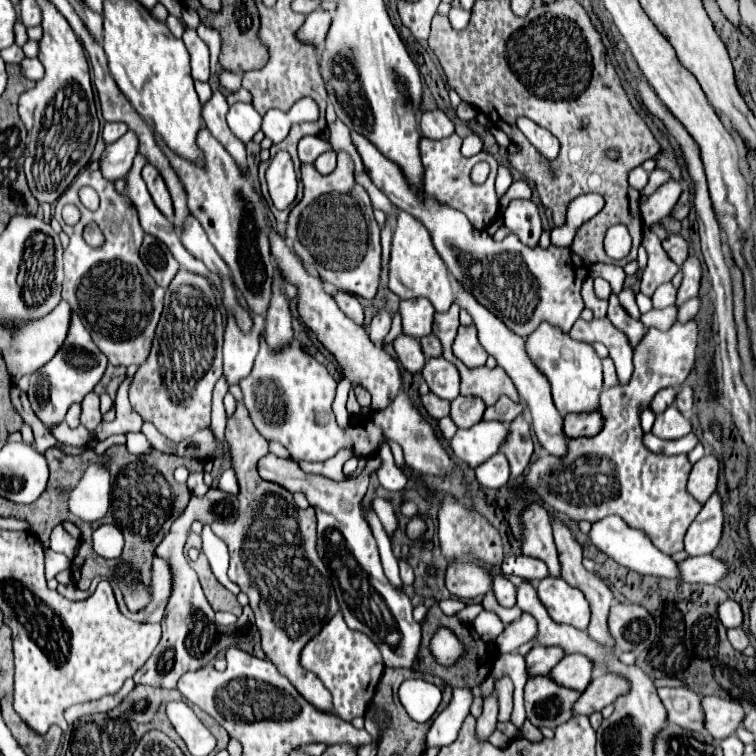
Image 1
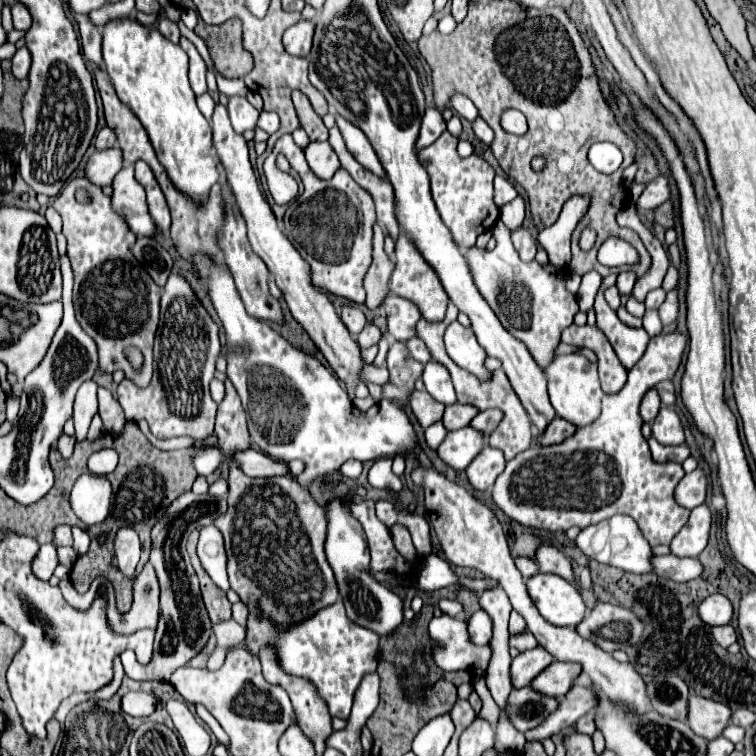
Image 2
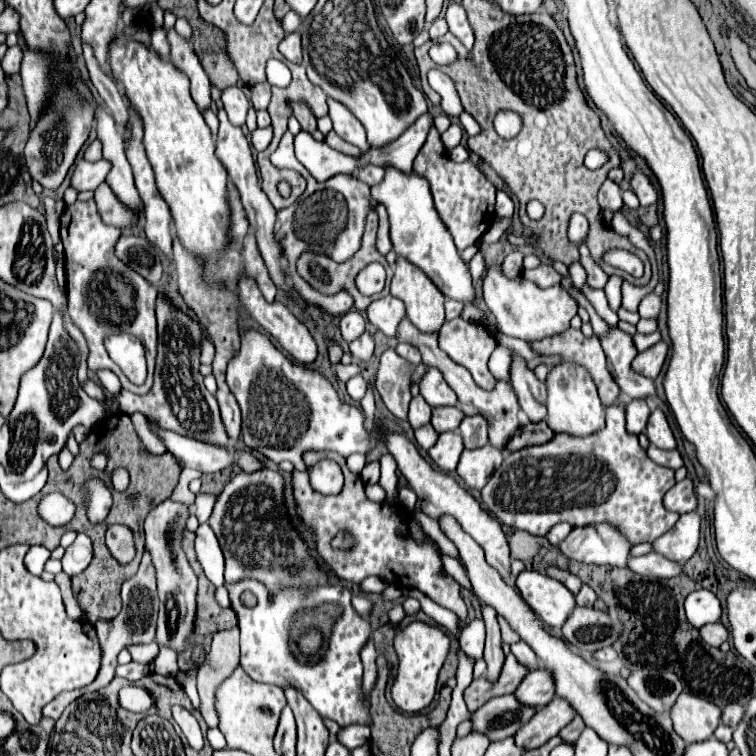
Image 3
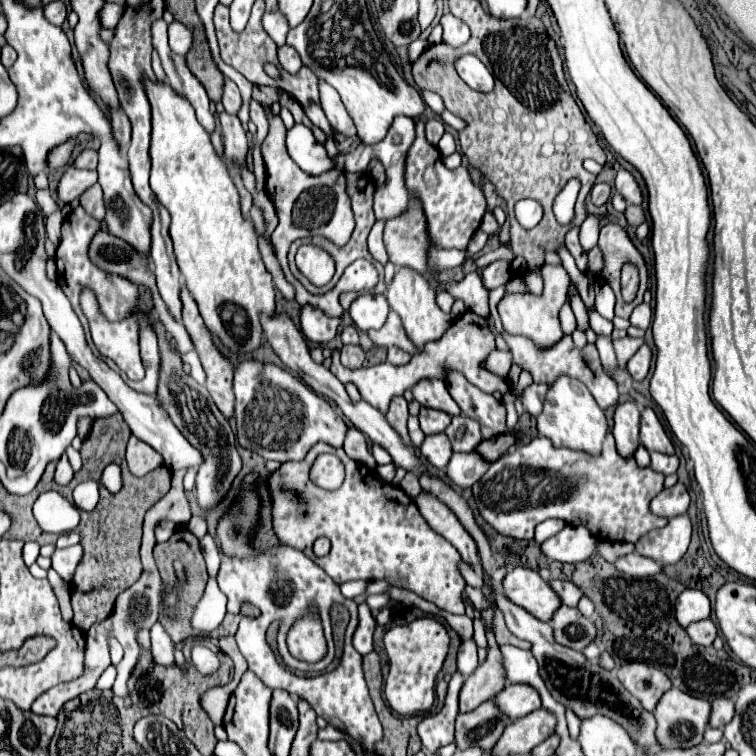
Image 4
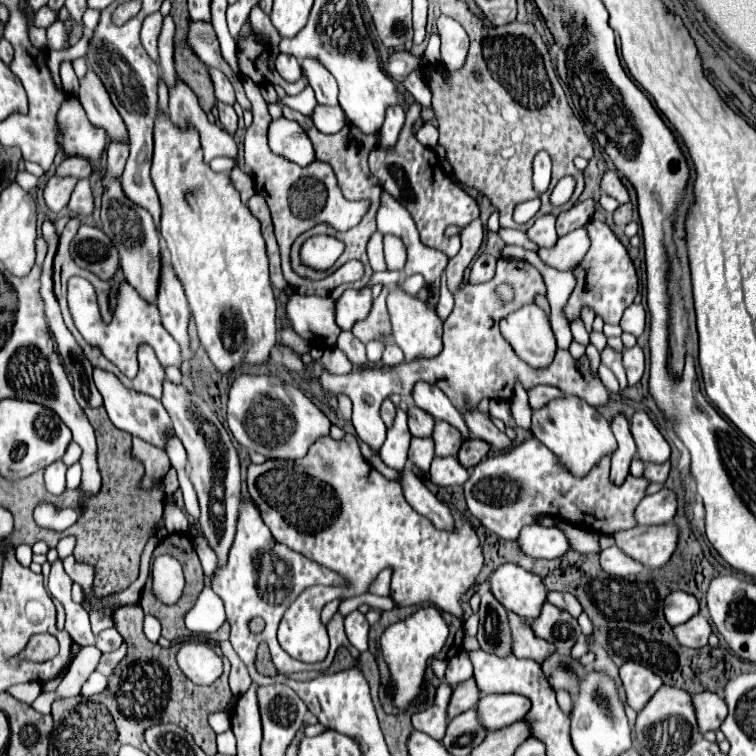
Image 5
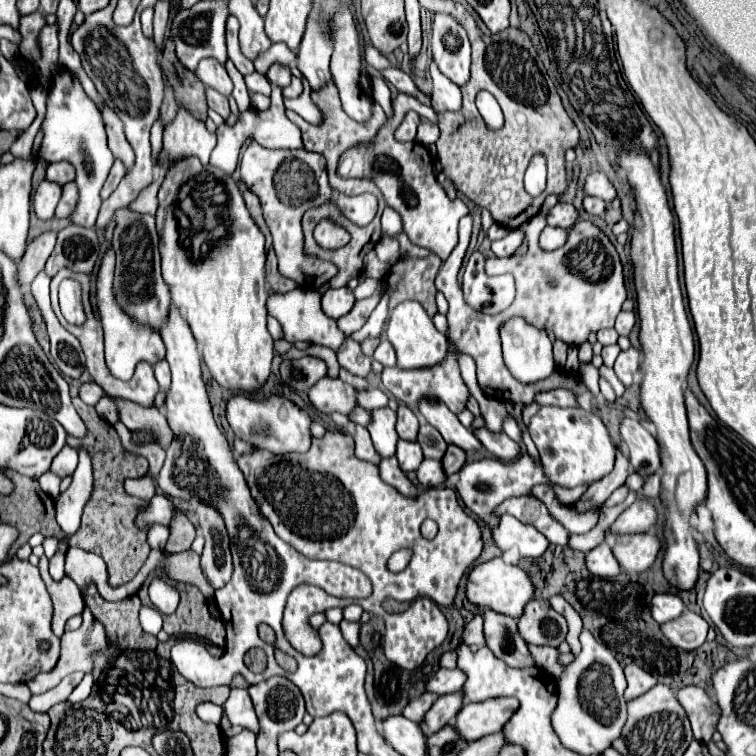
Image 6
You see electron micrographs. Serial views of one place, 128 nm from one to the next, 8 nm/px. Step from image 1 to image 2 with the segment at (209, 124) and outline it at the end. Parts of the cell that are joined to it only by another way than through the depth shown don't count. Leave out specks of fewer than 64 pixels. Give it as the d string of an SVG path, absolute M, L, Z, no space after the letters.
M220 102L214 108L212 114L212 132L214 132L214 148L216 154L220 158L220 164L226 170L226 178L228 184L236 196L236 202L240 206L240 212L248 224L248 238L250 244L254 248L254 252L266 262L272 278L276 280L278 288L282 288L286 304L294 316L294 320L308 332L308 336L312 338L312 342L316 344L316 348L324 354L324 358L328 360L328 364L332 366L332 370L336 372L336 376L344 382L348 398L354 400L354 392L358 384L366 384L370 390L370 396L374 398L374 402L382 400L382 386L374 384L374 382L366 382L360 378L362 368L366 366L364 358L362 358L362 350L360 344L356 342L356 338L350 334L350 330L344 326L342 318L336 314L330 298L326 296L326 292L318 290L312 284L312 274L310 274L310 266L304 262L304 258L296 252L296 248L288 242L288 238L278 230L278 222L274 212L270 210L268 202L264 200L256 174L252 170L252 164L248 160L248 144L244 140L244 136L236 136L236 132L230 126L228 120L228 110L226 106L222 106Z

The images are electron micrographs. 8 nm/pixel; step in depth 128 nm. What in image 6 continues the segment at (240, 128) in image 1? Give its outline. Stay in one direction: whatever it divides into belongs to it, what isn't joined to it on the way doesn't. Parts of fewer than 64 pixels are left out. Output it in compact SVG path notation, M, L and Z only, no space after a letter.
M202 60L196 68L196 76L216 92L224 94L226 98L232 96L232 80L222 64L216 64L216 60Z

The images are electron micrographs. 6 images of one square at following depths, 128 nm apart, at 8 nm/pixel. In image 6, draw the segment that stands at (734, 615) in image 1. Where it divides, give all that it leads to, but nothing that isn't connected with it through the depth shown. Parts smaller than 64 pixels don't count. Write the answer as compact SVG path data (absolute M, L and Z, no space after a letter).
M658 594L650 600L650 612L652 612L652 618L658 622L658 624L664 624L664 622L670 622L670 620L676 620L676 616L680 618L682 612L684 612L684 602L680 596L674 596L674 594Z

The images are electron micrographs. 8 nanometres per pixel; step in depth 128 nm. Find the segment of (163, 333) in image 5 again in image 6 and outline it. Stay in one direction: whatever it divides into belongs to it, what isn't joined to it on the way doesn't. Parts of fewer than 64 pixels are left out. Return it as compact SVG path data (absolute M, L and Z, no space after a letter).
M108 250L102 264L100 264L100 272L96 278L96 296L98 296L98 312L100 312L100 320L104 326L104 352L106 352L106 364L110 368L110 372L120 378L120 380L130 380L134 374L134 368L140 360L146 360L150 364L156 364L160 360L166 358L166 346L160 338L160 334L148 326L148 324L140 324L136 318L132 318L130 314L126 314L118 302L114 300L114 252Z

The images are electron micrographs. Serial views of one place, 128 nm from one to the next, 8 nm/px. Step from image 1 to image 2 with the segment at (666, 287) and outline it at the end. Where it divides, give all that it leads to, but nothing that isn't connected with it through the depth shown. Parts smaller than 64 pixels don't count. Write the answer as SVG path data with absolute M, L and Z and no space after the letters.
M656 288L656 290L652 290L648 296L646 296L646 308L660 308L660 304L664 302L664 298L666 298L666 290L664 288Z

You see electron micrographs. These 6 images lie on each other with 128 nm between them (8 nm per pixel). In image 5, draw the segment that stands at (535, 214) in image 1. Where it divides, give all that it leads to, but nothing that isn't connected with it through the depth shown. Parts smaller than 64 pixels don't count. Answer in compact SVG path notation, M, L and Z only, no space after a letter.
M482 254L476 256L476 260L472 262L472 274L470 274L470 284L482 284L494 278L496 272L496 258L490 254Z

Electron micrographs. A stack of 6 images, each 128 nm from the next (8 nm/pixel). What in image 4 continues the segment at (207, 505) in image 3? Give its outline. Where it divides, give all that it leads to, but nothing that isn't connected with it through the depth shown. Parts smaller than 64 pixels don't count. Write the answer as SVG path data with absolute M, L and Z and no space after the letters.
M194 514L186 528L192 530L192 534L194 534L196 538L204 536L204 534L206 534L206 528L208 528L208 526L206 526L206 516L204 516L204 514Z

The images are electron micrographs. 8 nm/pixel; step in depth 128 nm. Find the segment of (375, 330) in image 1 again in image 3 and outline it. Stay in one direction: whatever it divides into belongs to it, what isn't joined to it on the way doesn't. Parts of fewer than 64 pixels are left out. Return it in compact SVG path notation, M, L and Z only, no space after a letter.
M362 332L356 340L350 342L350 352L354 354L356 360L366 362L372 358L374 354L374 336L370 336L368 332Z

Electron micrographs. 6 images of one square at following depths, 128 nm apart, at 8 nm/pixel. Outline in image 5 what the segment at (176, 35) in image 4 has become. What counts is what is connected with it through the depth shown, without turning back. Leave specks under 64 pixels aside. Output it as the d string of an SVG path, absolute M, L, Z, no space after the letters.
M166 16L162 32L160 32L160 40L158 40L158 52L160 52L162 76L168 84L168 88L174 84L174 78L176 78L176 70L174 70L174 36L176 36L174 20L172 20L172 16Z

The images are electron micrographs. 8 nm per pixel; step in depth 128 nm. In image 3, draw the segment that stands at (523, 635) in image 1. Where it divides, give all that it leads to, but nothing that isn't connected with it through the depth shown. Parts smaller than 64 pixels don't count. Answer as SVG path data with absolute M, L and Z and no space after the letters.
M520 640L520 642L516 642L516 644L512 644L510 646L510 650L512 650L512 654L524 664L524 666L528 666L528 668L538 668L538 660L536 660L536 654L532 652L532 648L524 642L524 640Z

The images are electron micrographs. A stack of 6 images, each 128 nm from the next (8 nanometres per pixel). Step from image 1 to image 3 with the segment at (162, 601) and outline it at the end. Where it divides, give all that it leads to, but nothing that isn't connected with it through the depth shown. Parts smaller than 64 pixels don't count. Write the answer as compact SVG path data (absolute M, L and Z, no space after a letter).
M144 552L144 558L142 558L142 564L138 568L138 572L130 578L124 580L124 592L122 592L122 612L112 618L112 626L110 630L100 630L96 628L98 636L100 636L100 646L104 648L104 656L102 656L102 670L100 670L100 676L96 678L94 684L80 688L80 690L72 690L72 692L64 692L60 694L56 700L52 700L52 704L46 704L42 710L42 714L45 717L52 718L57 721L62 715L64 708L78 699L80 696L86 693L98 692L108 686L116 674L116 668L118 668L118 652L122 648L126 648L128 644L140 644L140 642L152 642L154 640L154 634L156 634L156 578L154 578L154 568L152 568L152 562L150 562L150 556L148 552Z

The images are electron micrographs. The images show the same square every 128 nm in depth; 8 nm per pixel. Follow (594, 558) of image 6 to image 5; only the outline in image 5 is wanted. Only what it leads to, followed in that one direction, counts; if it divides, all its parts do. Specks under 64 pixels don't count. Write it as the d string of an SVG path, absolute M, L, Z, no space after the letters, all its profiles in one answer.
M610 546L600 552L600 564L612 576L630 576L630 574L640 574L644 570L644 566L638 560L626 556L616 546Z

